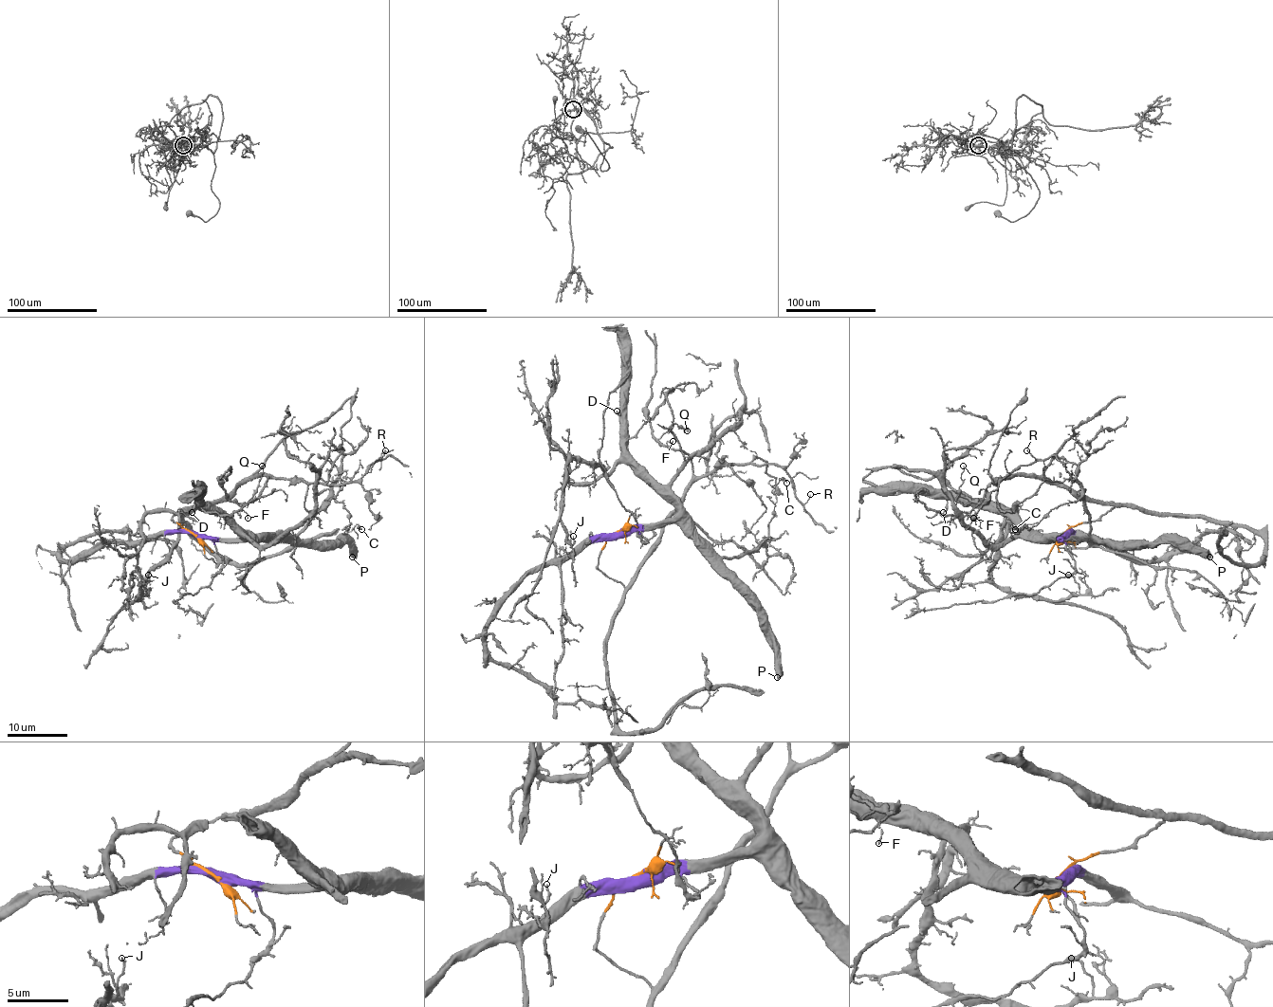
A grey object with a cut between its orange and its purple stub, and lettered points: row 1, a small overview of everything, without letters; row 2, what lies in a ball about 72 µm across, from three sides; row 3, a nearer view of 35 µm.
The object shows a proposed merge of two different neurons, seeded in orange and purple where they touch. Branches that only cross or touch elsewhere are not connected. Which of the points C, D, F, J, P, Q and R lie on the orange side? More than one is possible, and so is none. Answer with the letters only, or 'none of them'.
F, Q, R

